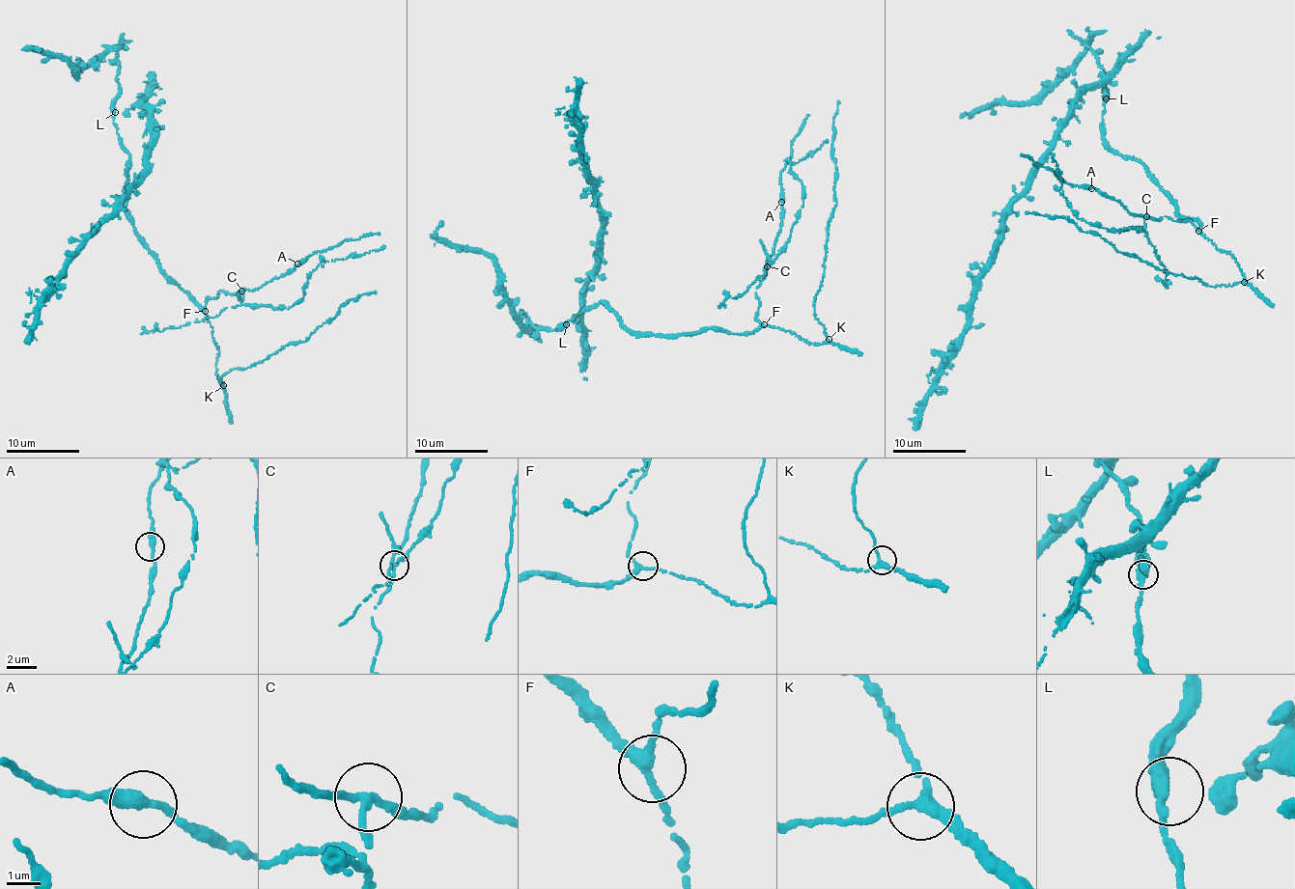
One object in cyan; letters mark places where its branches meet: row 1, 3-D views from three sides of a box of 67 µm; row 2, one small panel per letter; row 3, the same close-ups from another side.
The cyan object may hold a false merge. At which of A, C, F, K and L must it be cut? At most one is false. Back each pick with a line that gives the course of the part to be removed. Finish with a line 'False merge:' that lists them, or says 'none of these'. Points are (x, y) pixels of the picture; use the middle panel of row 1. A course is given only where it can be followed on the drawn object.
C: course (768, 265), (791, 236), (797, 213), (802, 208), (802, 180), (790, 169), (790, 161), (802, 160), (827, 141)
False merge: C

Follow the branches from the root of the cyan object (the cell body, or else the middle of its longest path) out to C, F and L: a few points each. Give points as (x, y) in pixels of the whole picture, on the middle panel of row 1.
C: (620, 320), (631, 331), (654, 334), (711, 329), (751, 332), (760, 325), (755, 292), (768, 265)
F: (620, 320), (620, 324), (631, 331), (664, 335), (711, 329), (729, 334), (753, 332), (764, 324)
L: (620, 320), (617, 312), (600, 302), (574, 316), (566, 324)

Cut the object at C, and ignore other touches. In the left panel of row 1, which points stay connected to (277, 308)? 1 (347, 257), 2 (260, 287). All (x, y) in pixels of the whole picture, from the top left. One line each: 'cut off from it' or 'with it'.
1: with it
2: cut off from it

